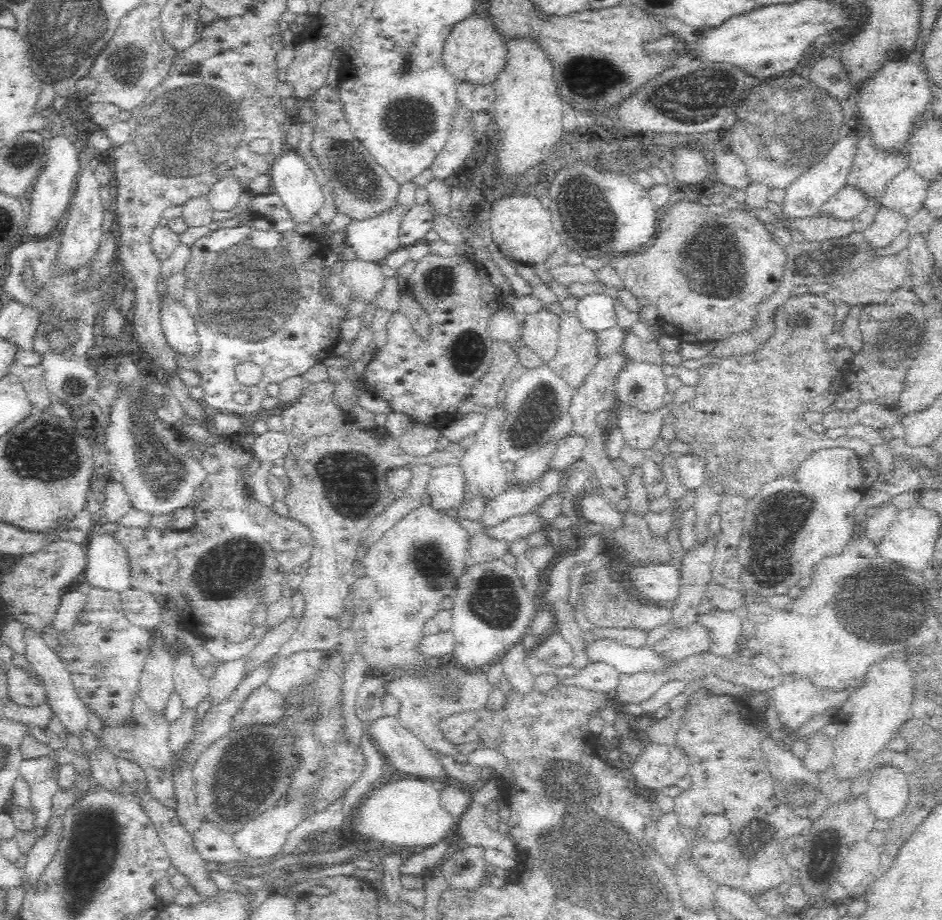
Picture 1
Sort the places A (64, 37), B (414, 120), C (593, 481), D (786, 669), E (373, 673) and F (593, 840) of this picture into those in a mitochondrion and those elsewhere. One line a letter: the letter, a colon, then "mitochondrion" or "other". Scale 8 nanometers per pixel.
A: mitochondrion
B: mitochondrion
C: other
D: other
E: other
F: mitochondrion

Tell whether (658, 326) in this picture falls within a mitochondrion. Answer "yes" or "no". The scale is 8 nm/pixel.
no

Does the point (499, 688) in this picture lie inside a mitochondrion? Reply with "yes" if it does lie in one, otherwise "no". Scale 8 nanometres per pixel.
no

